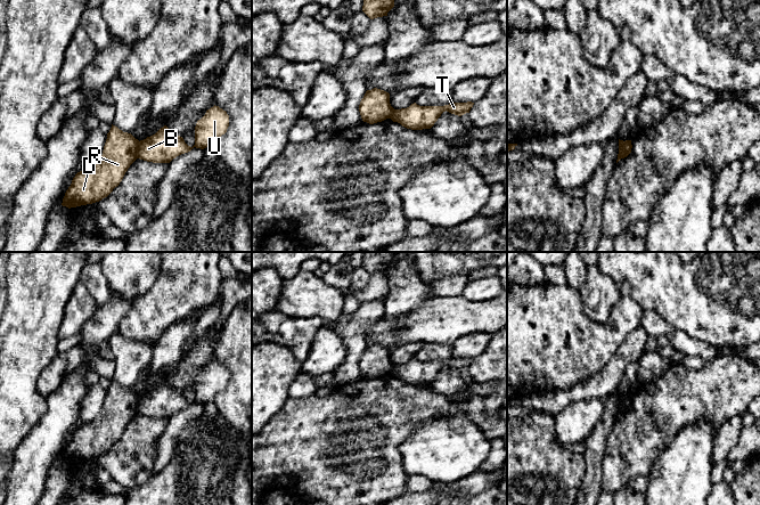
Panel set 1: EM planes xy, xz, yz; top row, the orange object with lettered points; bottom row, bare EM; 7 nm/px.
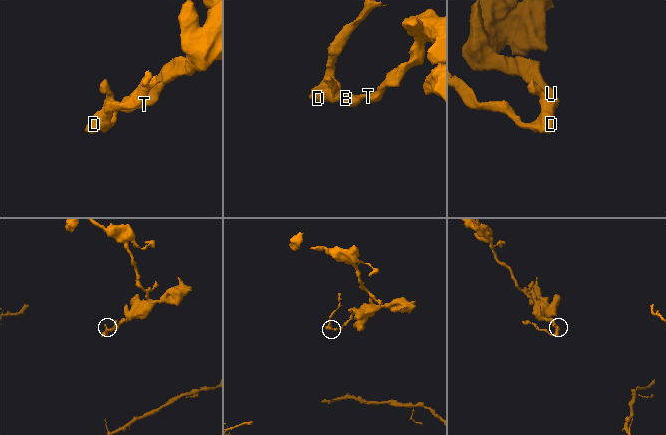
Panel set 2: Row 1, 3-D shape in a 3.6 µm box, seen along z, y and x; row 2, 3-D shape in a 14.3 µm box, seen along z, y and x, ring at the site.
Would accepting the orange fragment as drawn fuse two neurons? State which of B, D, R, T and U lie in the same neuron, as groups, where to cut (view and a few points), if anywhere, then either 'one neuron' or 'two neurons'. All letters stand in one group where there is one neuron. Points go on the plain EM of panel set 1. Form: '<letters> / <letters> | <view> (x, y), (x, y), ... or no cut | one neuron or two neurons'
B T U / D R | xy (139, 397), (137, 413) | two neurons

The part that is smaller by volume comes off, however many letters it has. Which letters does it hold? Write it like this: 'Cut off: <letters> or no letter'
Cut off: D, R

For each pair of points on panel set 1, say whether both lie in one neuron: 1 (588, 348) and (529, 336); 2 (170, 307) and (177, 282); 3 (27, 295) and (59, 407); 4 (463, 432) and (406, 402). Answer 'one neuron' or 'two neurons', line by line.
1: one neuron
2: one neuron
3: two neurons
4: two neurons

